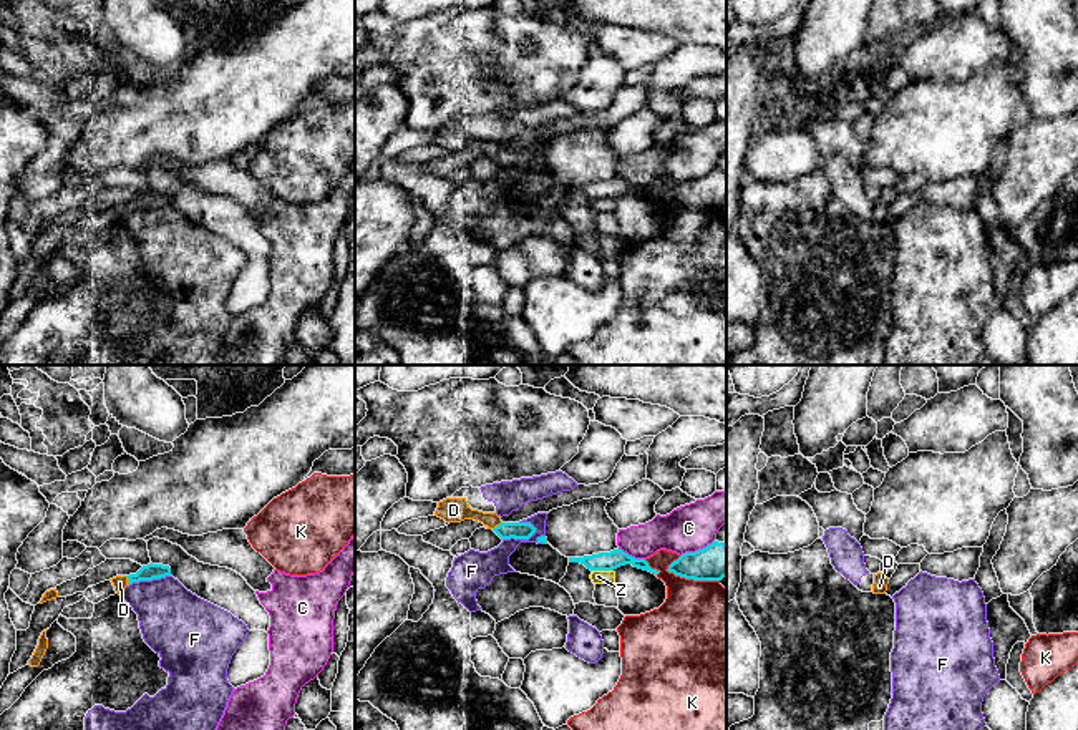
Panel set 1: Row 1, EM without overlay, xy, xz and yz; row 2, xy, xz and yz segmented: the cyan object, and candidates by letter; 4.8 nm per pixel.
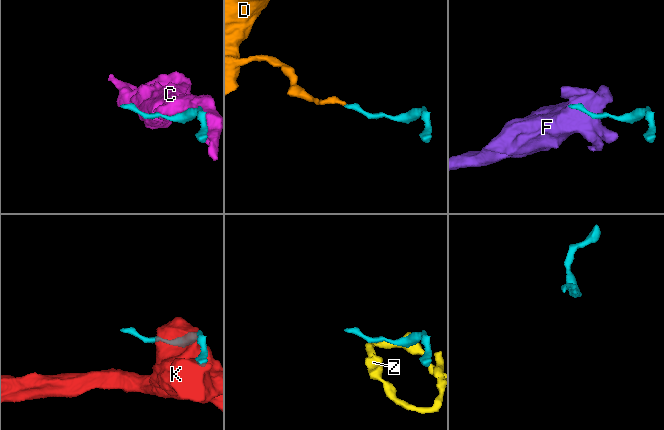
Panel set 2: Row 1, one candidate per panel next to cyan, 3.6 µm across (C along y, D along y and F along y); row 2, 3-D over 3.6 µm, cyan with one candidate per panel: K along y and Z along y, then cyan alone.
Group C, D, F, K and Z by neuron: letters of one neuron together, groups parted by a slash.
C / D / F / K / Z

